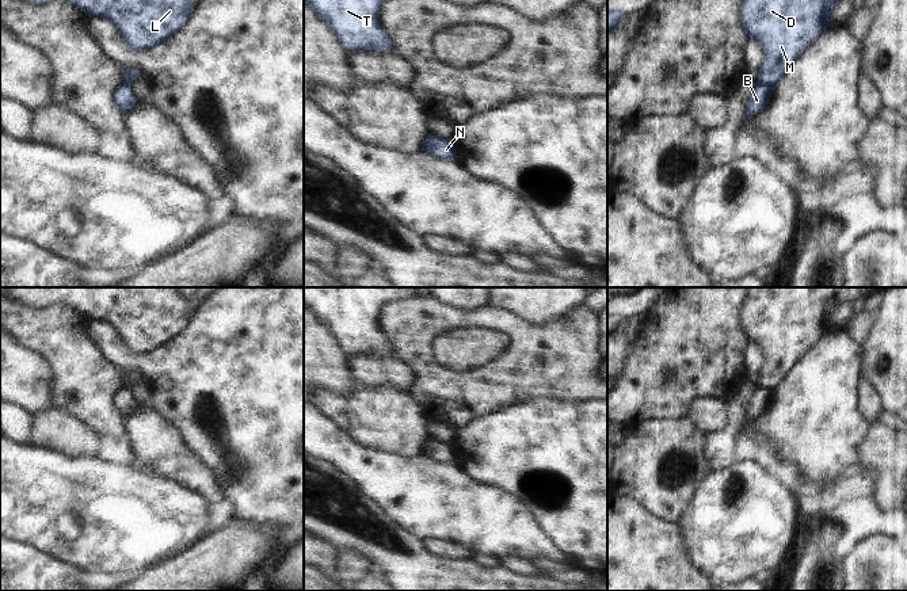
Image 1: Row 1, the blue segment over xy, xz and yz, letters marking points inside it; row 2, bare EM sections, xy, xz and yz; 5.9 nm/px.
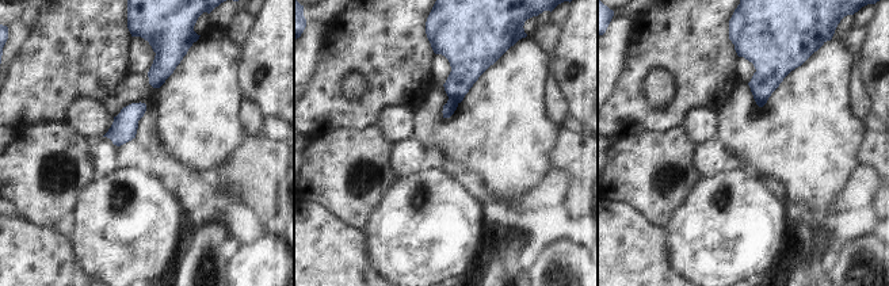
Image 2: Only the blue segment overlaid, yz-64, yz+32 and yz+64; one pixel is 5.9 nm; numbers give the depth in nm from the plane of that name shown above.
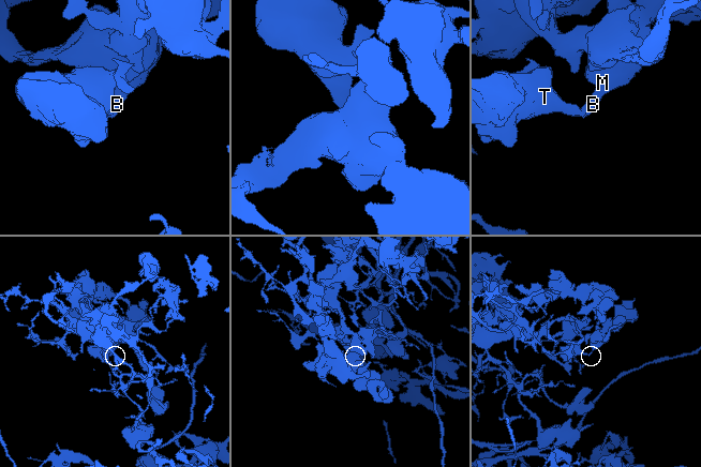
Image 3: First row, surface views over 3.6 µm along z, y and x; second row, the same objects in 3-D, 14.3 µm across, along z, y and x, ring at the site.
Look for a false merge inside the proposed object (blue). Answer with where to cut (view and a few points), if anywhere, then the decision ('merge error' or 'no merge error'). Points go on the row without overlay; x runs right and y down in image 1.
cut yz (757, 385), (772, 395); merge error

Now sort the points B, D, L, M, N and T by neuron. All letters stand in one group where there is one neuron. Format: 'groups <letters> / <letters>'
groups B T / D L M N

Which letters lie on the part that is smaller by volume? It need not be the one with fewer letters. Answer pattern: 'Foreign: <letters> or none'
Foreign: B, T

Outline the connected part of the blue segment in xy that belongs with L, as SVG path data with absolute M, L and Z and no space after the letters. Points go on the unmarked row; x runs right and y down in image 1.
M0 287L0 293L39 309L62 302L89 321L104 320L137 355L178 336L195 312L176 287Z

